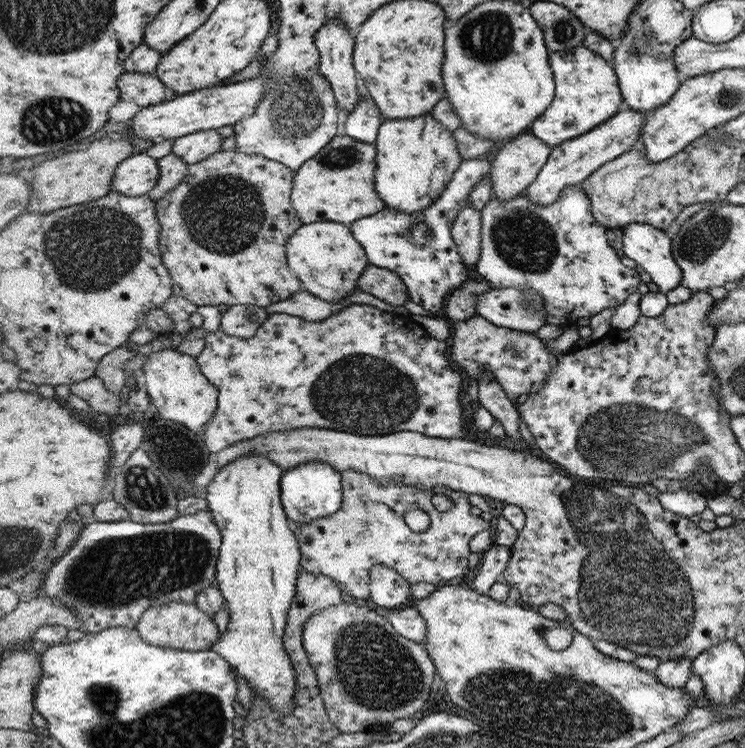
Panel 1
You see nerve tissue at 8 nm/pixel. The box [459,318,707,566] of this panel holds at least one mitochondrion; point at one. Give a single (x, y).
(601, 516)

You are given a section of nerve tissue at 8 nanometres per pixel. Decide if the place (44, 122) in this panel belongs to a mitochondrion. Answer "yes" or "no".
yes

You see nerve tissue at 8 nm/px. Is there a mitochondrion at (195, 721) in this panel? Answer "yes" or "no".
yes

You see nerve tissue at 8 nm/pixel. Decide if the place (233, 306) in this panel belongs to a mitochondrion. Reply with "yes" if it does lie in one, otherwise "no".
no

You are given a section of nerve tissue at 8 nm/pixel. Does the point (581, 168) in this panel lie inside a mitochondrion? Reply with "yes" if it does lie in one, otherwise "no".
no

